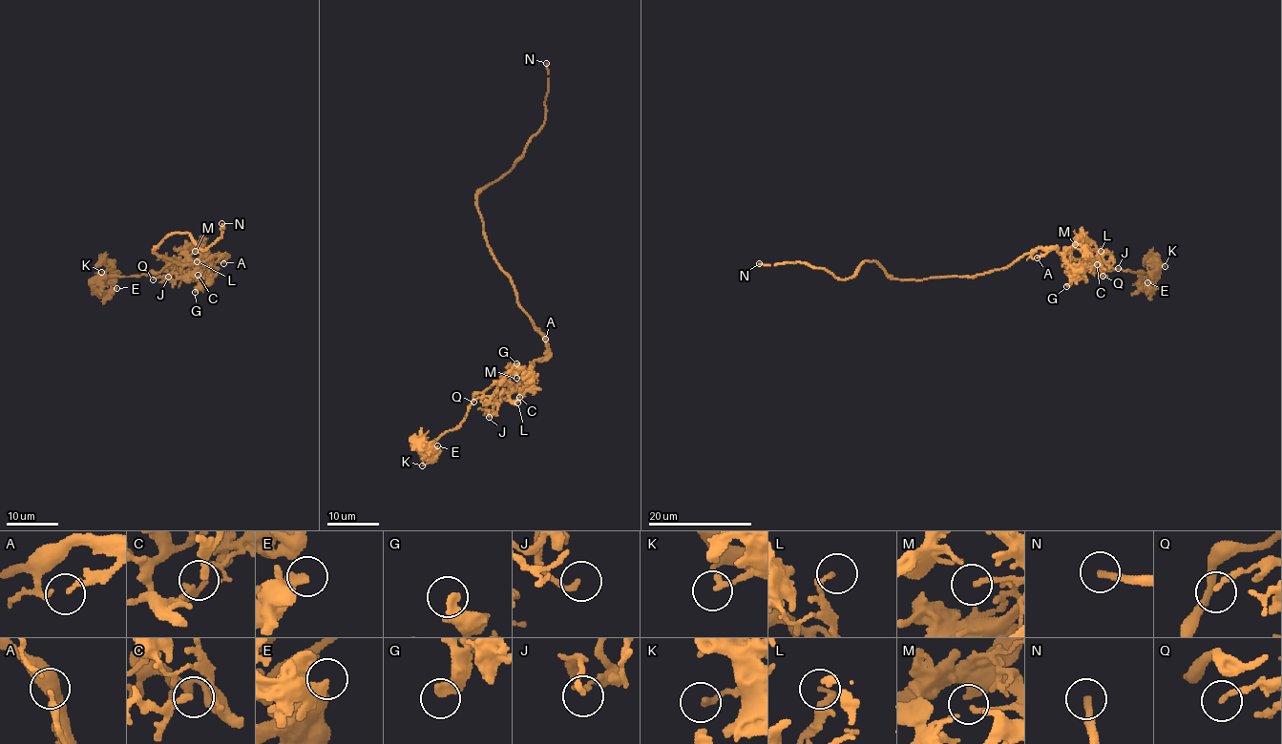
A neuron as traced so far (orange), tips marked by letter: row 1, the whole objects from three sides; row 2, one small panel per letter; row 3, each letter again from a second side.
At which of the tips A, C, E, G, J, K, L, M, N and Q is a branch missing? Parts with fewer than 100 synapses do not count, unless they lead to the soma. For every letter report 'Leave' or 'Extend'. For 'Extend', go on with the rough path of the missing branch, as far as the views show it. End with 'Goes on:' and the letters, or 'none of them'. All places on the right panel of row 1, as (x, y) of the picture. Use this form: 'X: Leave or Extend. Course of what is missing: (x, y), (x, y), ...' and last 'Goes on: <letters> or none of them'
A: Leave
C: Leave
E: Leave
G: Leave
J: Leave
K: Leave
L: Leave
M: Leave
N: Leave
Q: Leave
Goes on: none of them

